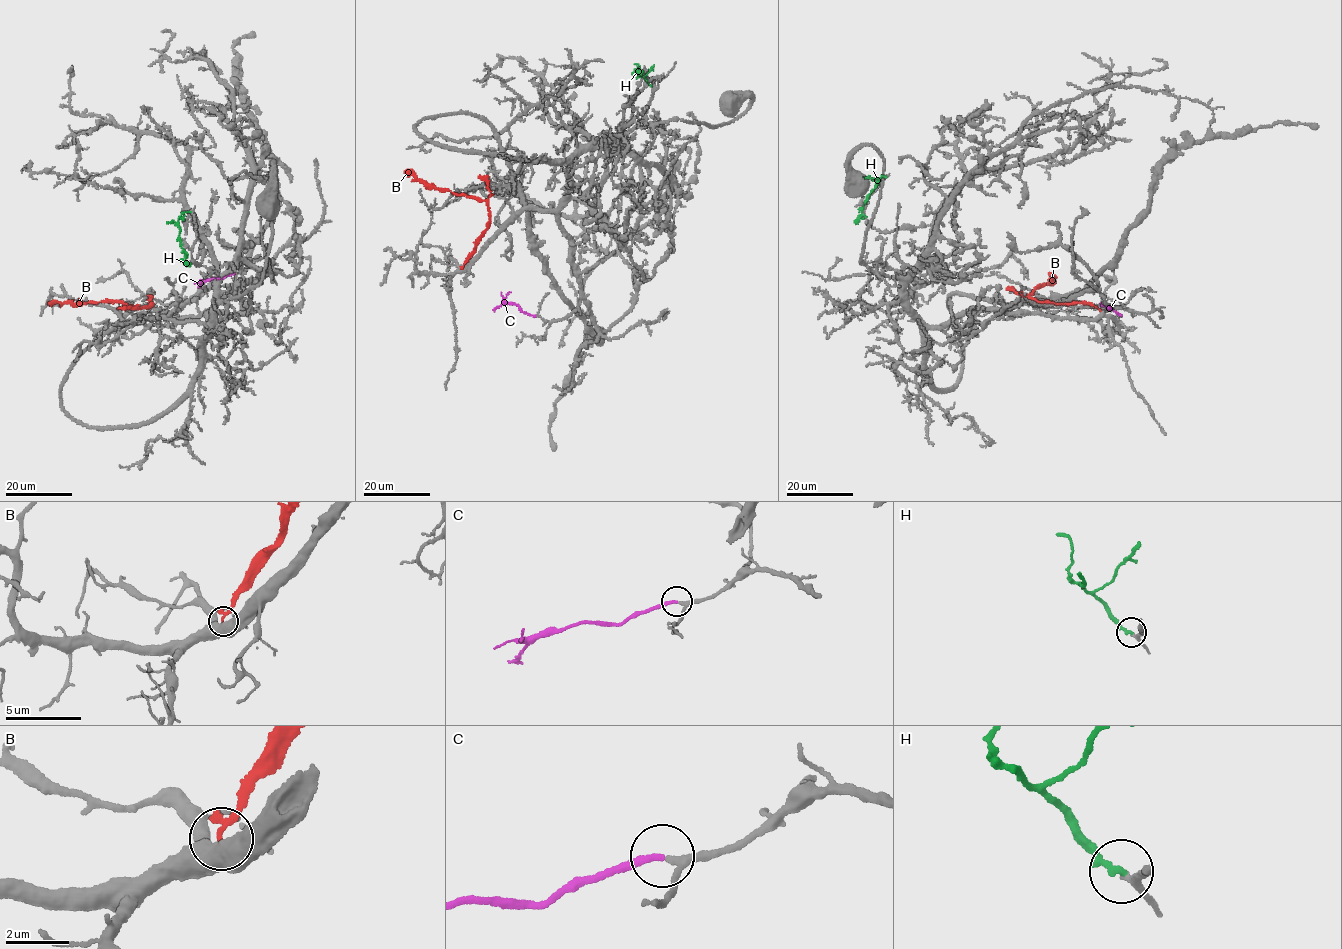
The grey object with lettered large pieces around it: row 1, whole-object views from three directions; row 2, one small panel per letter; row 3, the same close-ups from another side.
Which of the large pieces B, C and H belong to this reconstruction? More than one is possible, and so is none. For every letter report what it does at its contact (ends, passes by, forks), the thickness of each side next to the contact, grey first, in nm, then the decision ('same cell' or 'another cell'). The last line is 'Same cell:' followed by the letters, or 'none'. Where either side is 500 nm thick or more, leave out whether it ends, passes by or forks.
B: it ends there; 320 nm thick on the grey side, 190 nm on the other; another cell
C: it ends there; 200 nm thick on the grey side, 200 nm on the other; same cell
H: it ends there; 200 nm thick on the grey side, 240 nm on the other; another cell
Same cell: C

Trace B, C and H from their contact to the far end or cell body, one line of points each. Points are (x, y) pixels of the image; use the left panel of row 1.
B: (151, 300), (150, 296), (152, 304), (141, 308), (110, 300), (48, 304)
C: (234, 273), (222, 278), (206, 279), (200, 287)
H: (190, 211), (180, 216), (178, 222), (185, 261), (182, 261)

